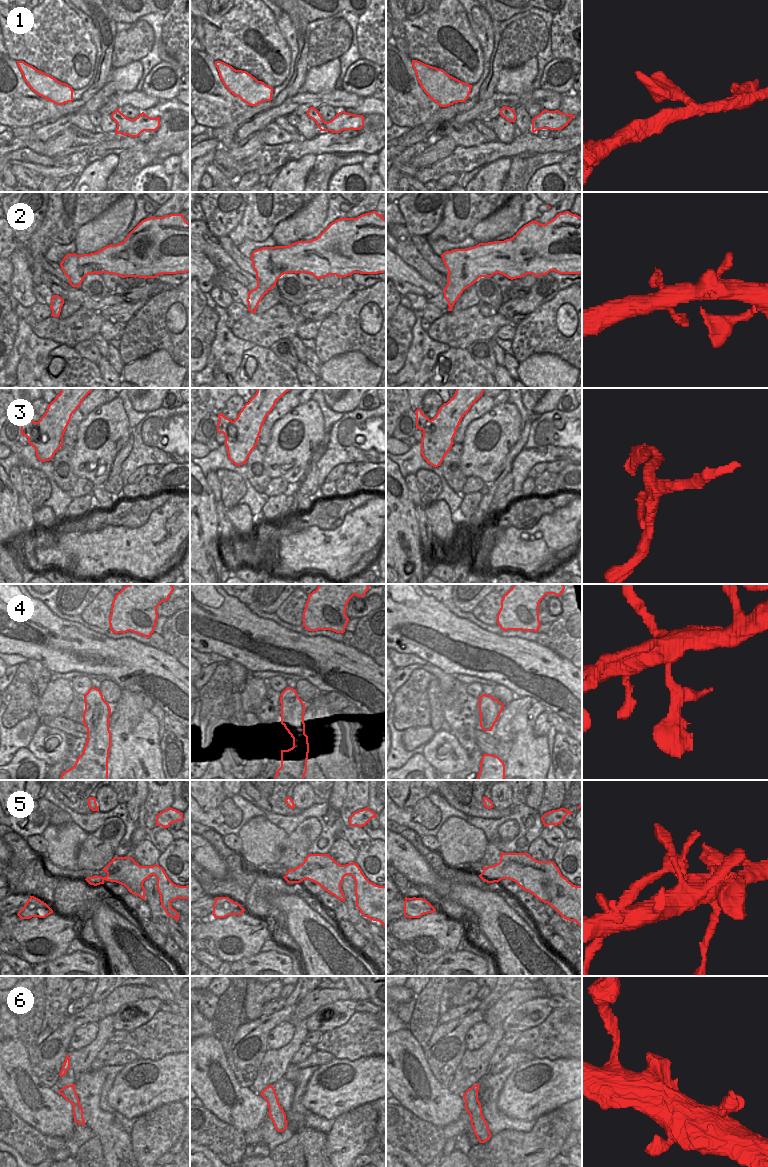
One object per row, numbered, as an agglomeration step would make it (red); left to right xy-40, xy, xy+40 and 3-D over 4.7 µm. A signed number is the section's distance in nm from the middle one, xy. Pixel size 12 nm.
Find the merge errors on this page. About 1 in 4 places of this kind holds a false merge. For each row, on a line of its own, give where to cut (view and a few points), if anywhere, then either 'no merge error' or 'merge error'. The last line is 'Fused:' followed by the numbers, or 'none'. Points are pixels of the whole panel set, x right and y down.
1: no cut; no merge error
2: no cut; no merge error
3: cut in xy-40 along (37, 422), (32, 428), (32, 439), (29, 443); merge error
4: cut in xy+40 along (494, 699), (500, 712); merge error
5: cut in xy along (296, 879), (290, 878), (287, 881); merge error
6: no cut; no merge error
Fused: 3, 4, 5

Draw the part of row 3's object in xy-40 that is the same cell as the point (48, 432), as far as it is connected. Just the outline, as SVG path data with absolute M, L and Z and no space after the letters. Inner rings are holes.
M61 388L59 395L48 404L45 414L32 428L30 442L38 460L50 461L63 446L63 435L72 414L94 388Z

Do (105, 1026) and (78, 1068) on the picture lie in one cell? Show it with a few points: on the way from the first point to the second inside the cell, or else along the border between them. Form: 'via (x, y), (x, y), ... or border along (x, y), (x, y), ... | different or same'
via (102, 1037), (84, 1057) | same

